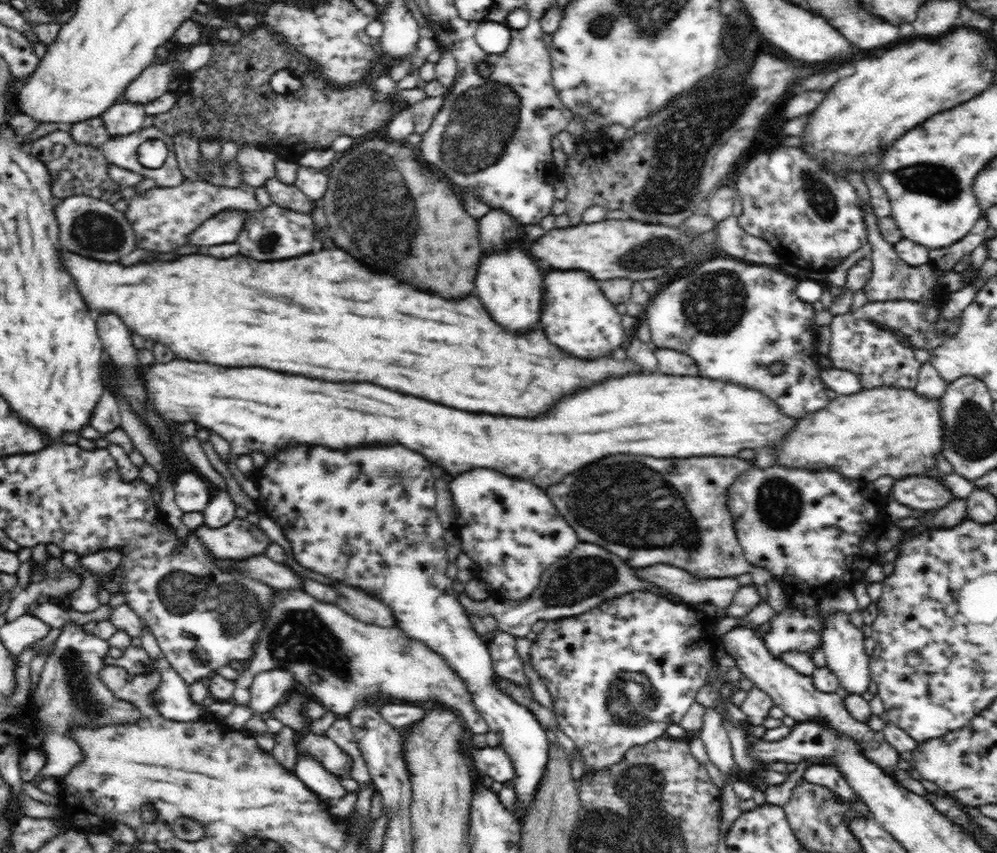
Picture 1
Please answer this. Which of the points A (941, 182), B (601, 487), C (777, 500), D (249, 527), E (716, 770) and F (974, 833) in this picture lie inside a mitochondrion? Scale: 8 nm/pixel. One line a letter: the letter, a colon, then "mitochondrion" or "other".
A: mitochondrion
B: mitochondrion
C: mitochondrion
D: other
E: other
F: other

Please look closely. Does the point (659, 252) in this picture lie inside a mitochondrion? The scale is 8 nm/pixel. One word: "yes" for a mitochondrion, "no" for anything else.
yes

